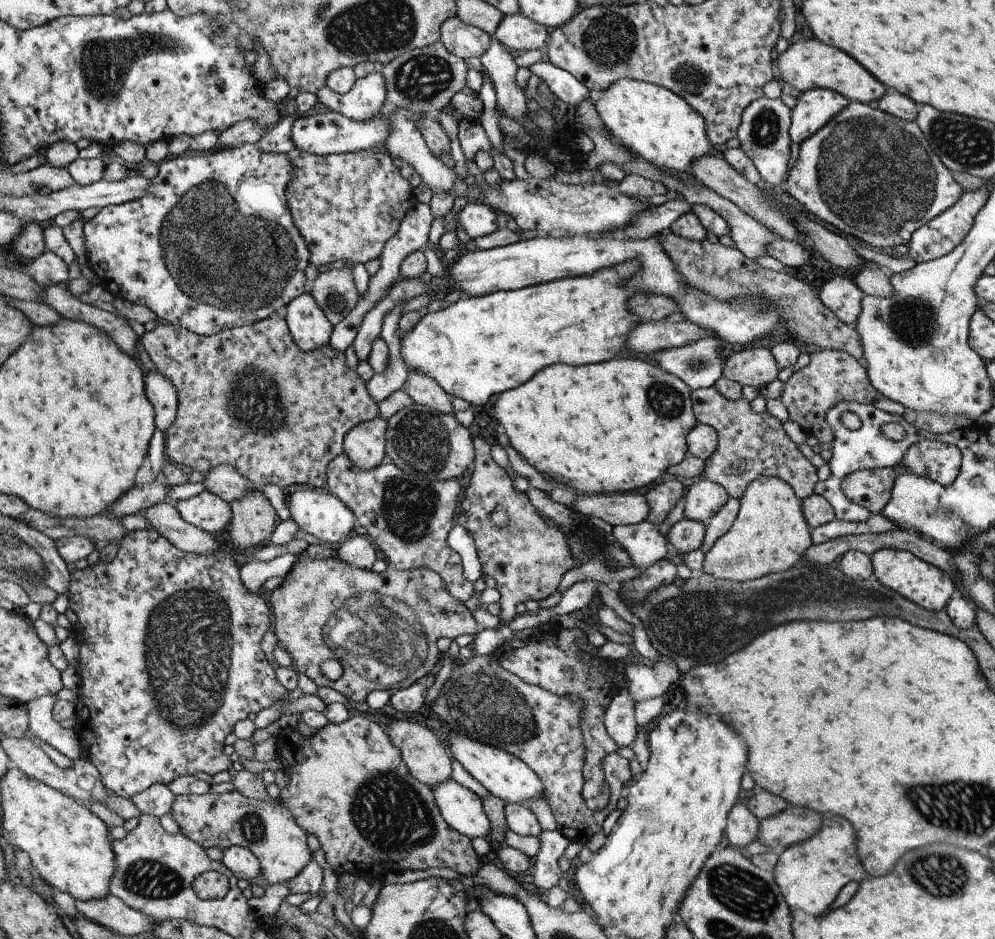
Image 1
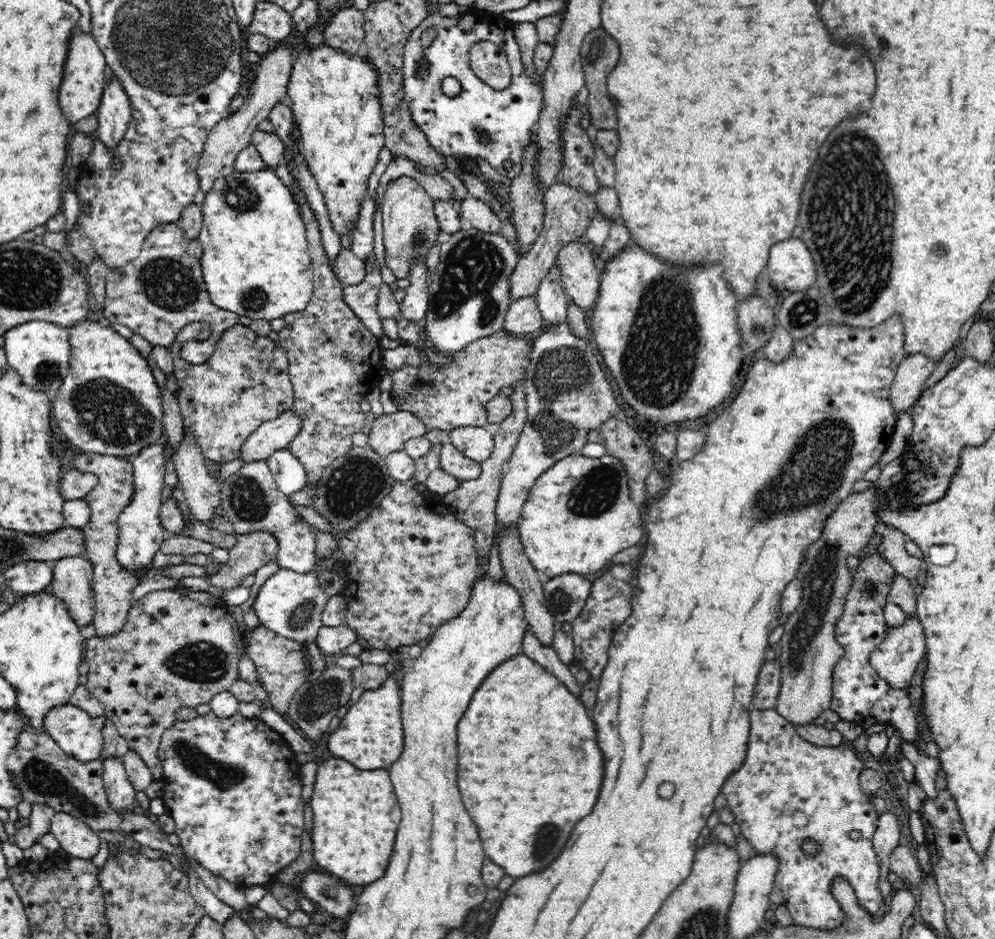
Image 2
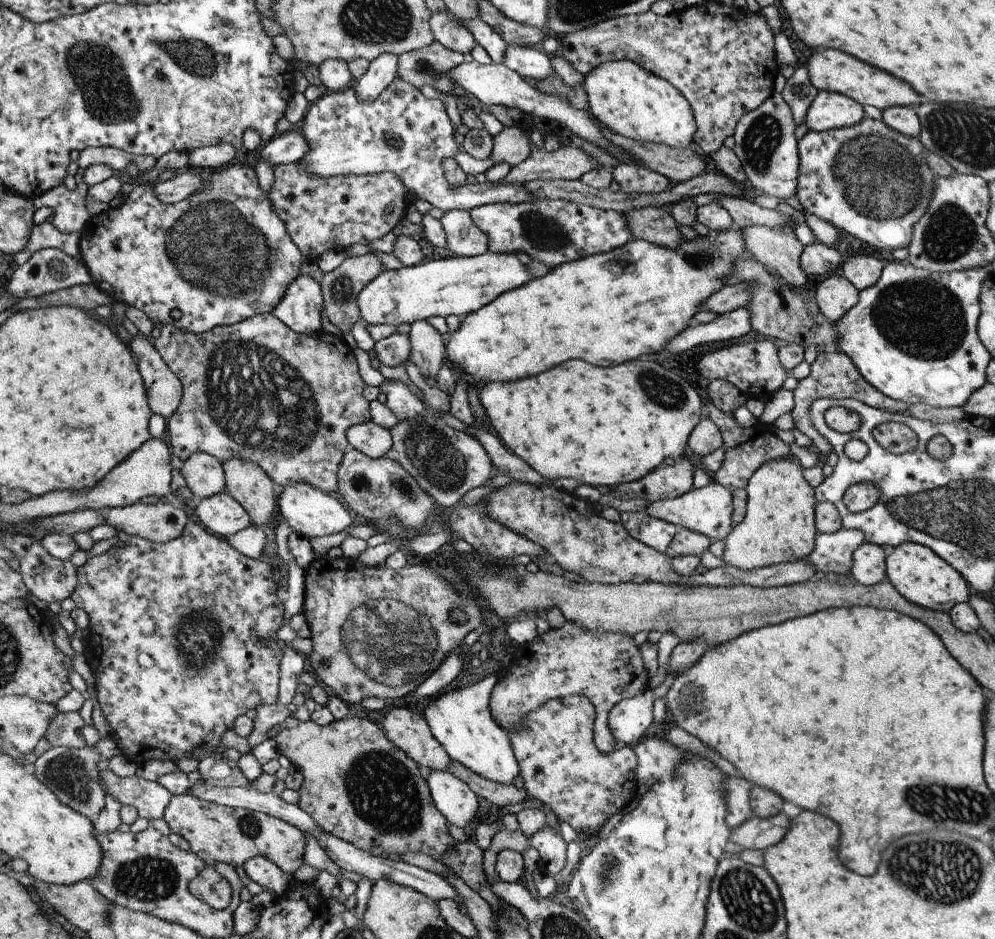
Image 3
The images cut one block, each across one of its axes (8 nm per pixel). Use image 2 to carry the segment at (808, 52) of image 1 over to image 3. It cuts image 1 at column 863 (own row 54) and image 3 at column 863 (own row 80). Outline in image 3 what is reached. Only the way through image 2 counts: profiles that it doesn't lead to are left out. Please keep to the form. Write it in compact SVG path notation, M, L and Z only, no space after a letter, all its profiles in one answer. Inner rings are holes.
M817 50L804 65L808 67L812 84L819 91L845 94L863 106L870 104L881 111L890 107L909 107L916 103L920 106L918 94L910 90L906 82L841 50Z

